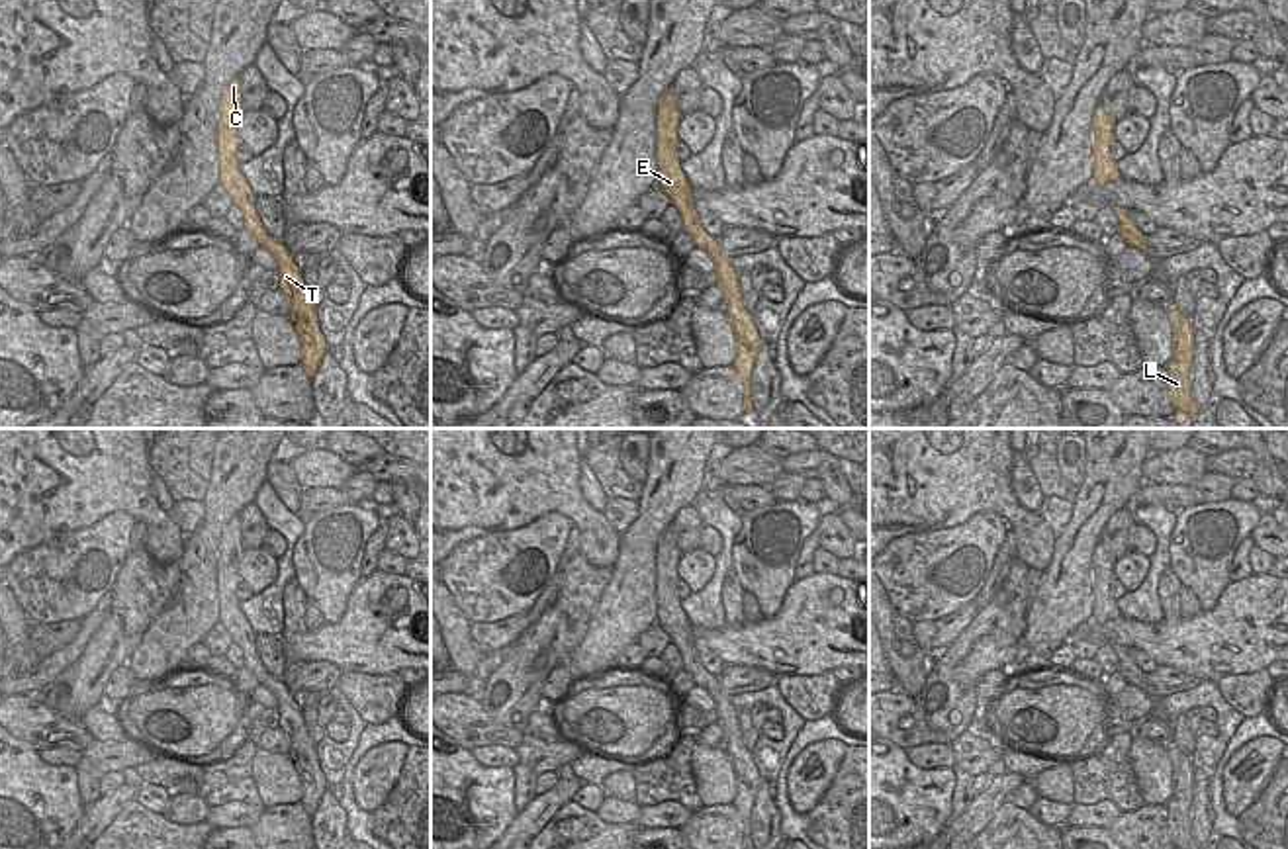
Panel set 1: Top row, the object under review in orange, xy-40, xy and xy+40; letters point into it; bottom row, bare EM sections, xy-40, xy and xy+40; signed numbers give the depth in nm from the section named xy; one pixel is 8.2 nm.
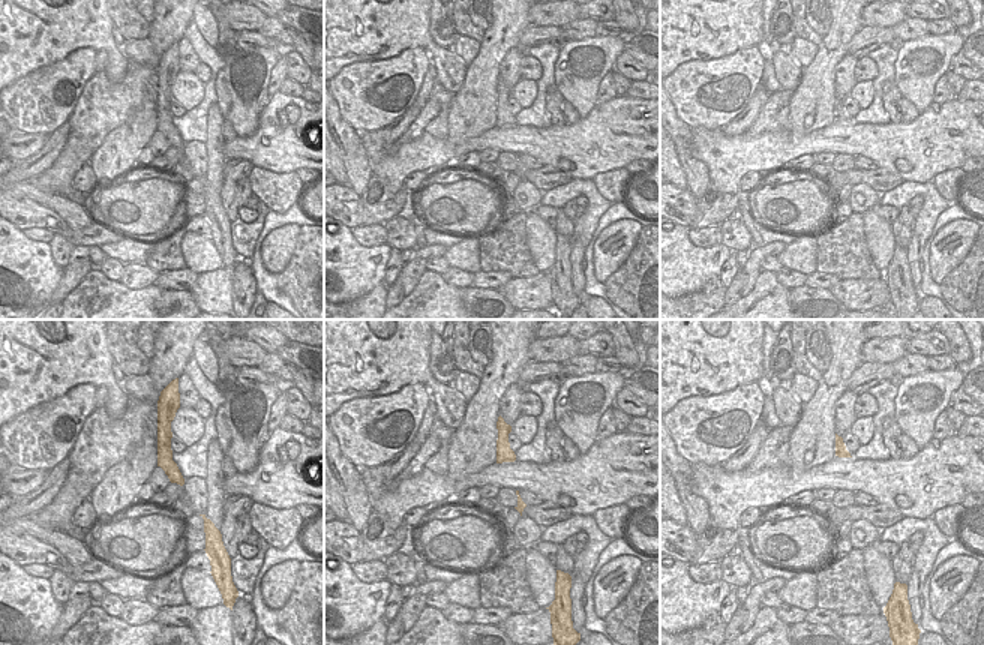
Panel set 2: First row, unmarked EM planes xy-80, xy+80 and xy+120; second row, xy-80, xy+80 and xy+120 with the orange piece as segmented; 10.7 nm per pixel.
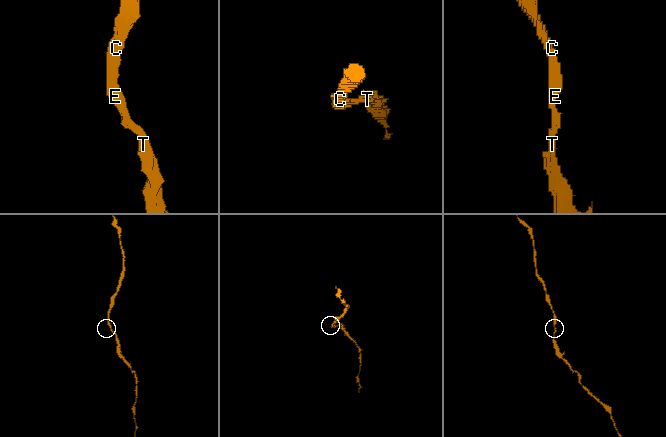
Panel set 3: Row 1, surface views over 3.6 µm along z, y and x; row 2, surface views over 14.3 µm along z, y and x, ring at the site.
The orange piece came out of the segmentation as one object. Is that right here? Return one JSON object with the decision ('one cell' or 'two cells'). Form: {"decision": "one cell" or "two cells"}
{"decision": "one cell"}

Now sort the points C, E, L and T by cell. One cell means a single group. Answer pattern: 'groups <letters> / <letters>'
groups C E L T

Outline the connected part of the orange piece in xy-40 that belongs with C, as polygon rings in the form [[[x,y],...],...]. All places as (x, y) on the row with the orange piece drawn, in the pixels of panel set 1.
[[[235,76],[219,98],[217,108],[217,162],[219,162],[219,186],[227,192],[231,201],[243,211],[245,229],[254,237],[254,241],[264,246],[276,260],[278,270],[278,290],[288,297],[292,321],[296,335],[301,344],[301,362],[307,378],[313,378],[323,354],[329,350],[317,323],[315,303],[309,299],[305,284],[301,280],[299,268],[288,250],[288,246],[272,239],[262,227],[256,209],[254,194],[247,178],[239,170],[235,158],[237,147],[241,143],[237,129],[243,121],[243,102],[241,102],[241,80]]]

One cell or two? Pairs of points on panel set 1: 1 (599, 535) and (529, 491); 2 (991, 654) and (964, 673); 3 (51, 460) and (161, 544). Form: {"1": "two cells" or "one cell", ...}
{"1": "one cell", "2": "one cell", "3": "one cell"}

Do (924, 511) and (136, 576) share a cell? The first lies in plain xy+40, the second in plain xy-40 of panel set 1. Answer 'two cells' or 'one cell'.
two cells

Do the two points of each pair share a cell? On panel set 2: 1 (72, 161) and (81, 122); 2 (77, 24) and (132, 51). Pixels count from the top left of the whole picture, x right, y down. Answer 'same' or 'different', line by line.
1: different
2: different

